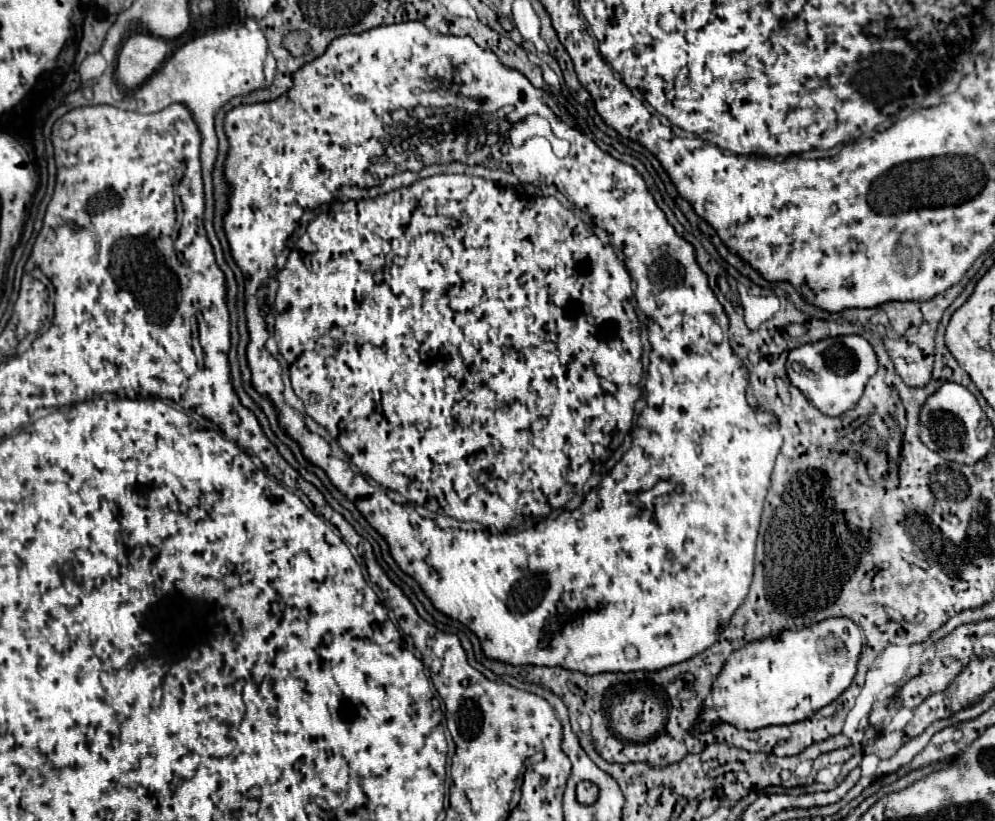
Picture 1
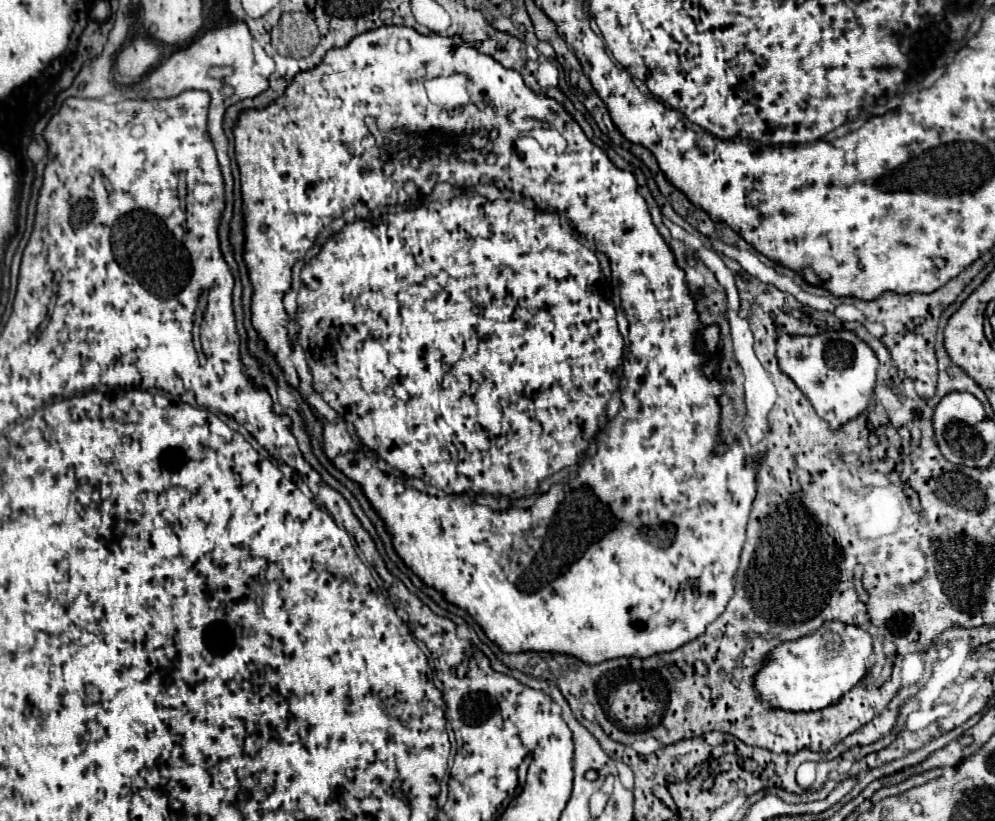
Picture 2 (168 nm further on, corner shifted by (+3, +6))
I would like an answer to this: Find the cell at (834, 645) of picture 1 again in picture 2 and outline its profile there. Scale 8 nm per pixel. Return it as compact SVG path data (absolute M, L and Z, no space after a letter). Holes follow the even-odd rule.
M824 622L808 636L778 644L754 674L752 684L756 686L760 700L770 704L770 708L786 712L820 710L834 704L862 680L870 668L870 656L872 638L864 628L842 622Z

